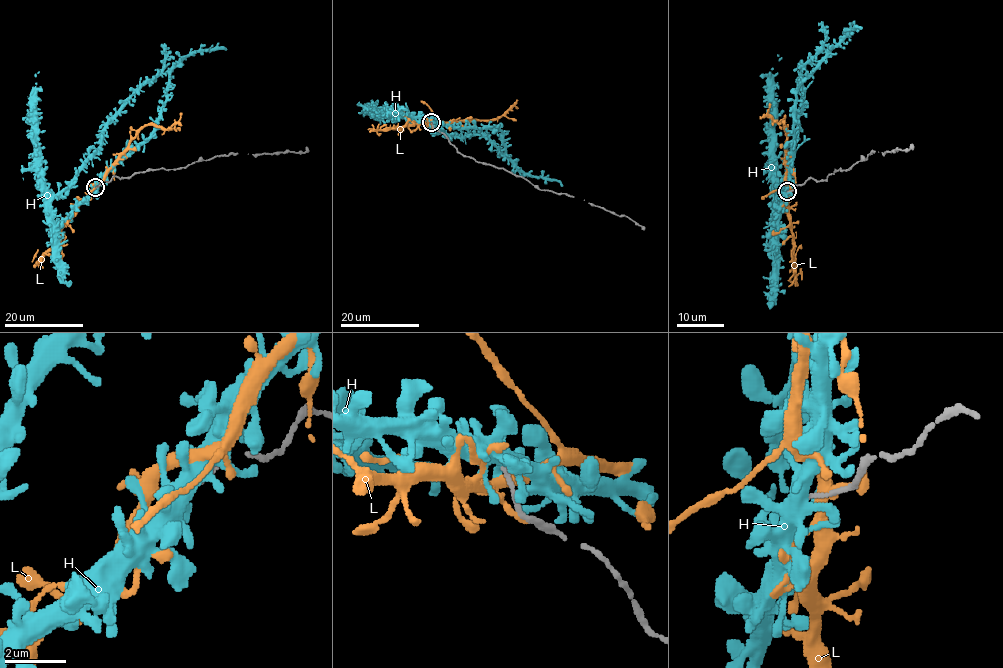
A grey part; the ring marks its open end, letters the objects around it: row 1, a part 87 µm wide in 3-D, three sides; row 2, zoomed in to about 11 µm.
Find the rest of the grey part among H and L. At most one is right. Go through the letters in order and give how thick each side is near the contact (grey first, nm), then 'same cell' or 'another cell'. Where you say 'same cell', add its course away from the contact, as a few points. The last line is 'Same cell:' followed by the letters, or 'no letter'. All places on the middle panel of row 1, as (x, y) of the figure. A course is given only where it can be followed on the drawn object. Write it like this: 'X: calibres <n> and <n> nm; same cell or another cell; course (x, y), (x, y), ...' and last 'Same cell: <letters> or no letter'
H: calibres 130 and 480 nm; another cell
L: calibres 180 and 200 nm; another cell
Same cell: no letter

